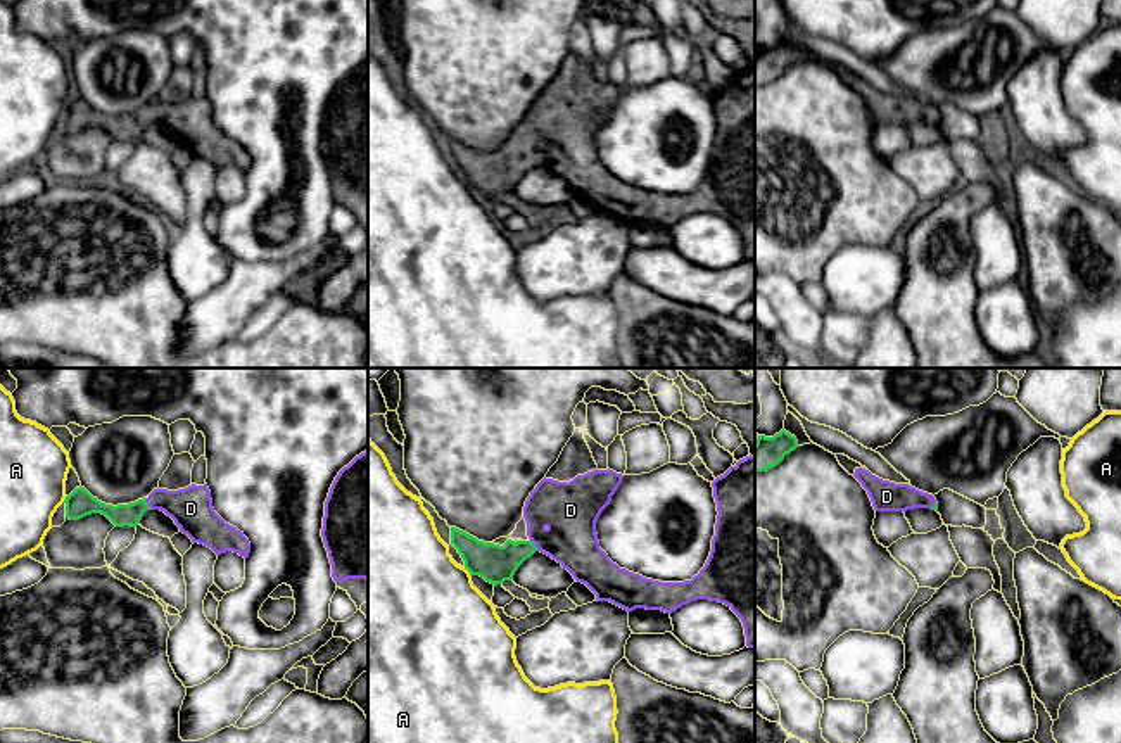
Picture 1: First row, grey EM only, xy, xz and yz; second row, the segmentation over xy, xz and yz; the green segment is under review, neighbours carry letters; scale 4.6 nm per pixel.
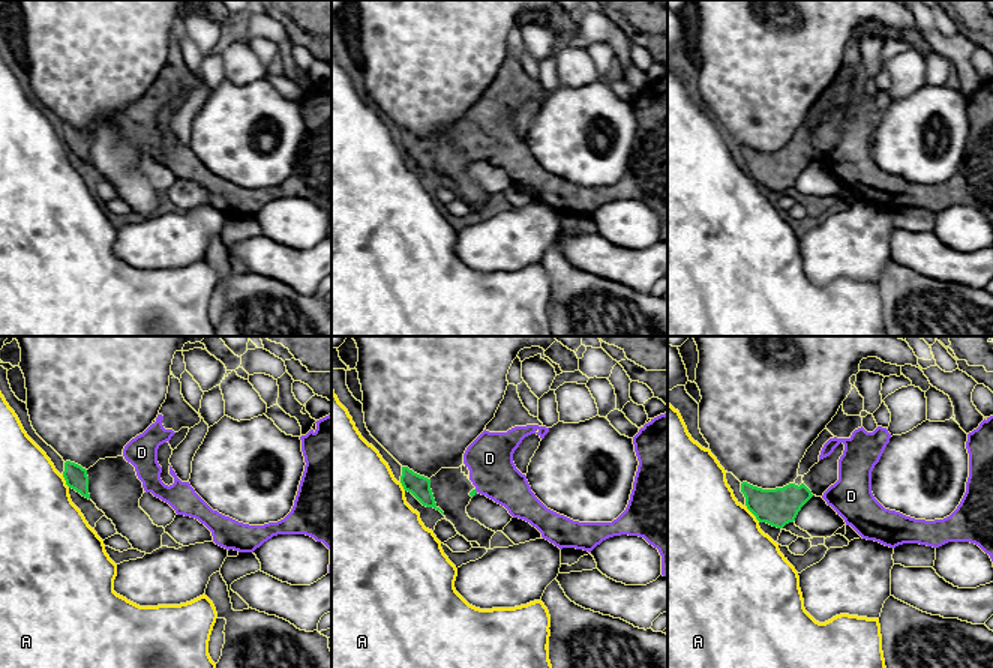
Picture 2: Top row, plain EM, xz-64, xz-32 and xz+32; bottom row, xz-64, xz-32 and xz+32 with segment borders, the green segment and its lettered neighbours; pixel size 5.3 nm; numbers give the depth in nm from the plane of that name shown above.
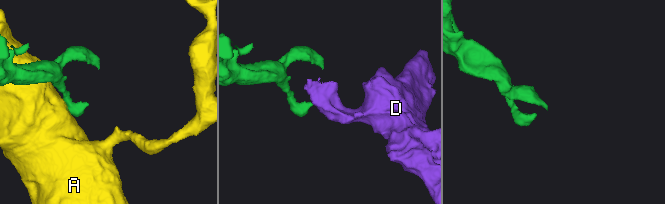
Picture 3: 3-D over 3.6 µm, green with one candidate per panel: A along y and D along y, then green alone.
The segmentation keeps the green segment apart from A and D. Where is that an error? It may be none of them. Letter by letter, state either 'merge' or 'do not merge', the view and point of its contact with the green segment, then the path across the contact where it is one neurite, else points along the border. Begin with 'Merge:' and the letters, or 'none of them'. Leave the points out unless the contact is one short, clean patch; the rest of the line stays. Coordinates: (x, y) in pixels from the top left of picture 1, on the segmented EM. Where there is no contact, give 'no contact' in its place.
Merge: D
A: do not merge | xz (468, 571)
D: merge | xz (534, 545) | across xz (496, 564), (534, 545), (570, 510)

